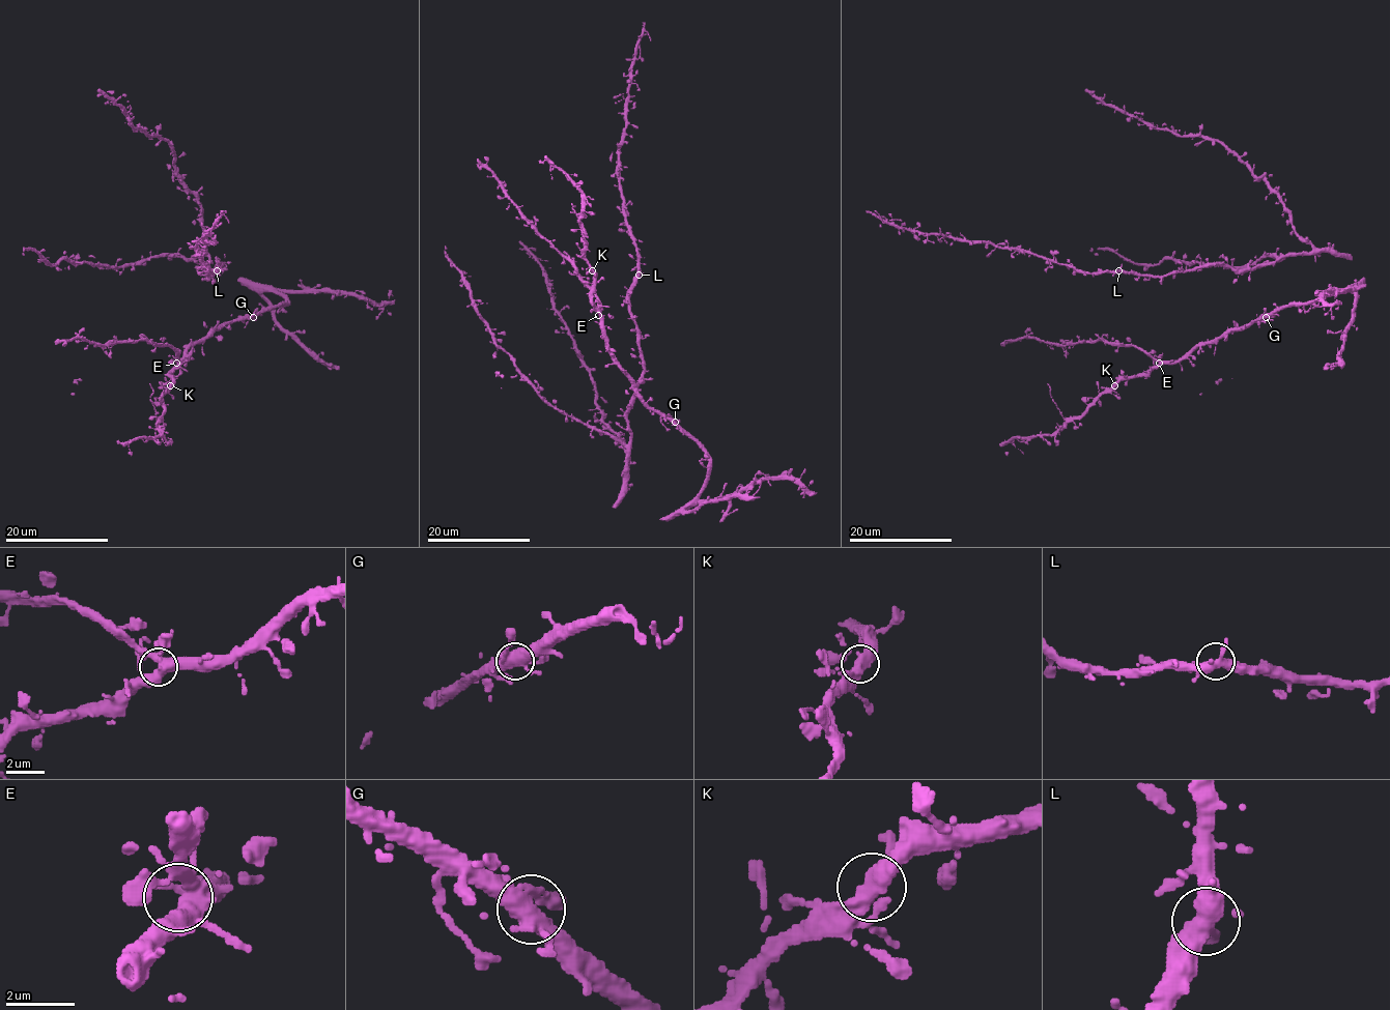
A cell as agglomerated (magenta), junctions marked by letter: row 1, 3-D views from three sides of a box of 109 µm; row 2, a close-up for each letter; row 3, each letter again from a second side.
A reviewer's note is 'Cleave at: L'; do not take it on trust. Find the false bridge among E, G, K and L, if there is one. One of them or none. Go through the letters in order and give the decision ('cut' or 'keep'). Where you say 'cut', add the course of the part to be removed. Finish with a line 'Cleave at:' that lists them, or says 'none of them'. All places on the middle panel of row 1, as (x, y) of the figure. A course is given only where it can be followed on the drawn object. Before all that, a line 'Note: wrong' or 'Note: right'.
Note: wrong
E: keep
G: keep
K: keep
L: keep
Cleave at: none of them

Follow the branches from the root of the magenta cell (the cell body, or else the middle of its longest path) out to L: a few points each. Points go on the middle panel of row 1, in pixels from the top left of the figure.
L: (634, 391), (644, 365), (629, 292), (639, 275)

